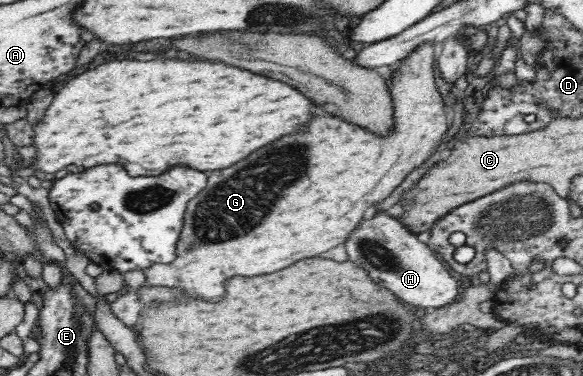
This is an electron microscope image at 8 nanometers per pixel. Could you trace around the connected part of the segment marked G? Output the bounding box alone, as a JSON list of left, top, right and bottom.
[144,42,450,301]

